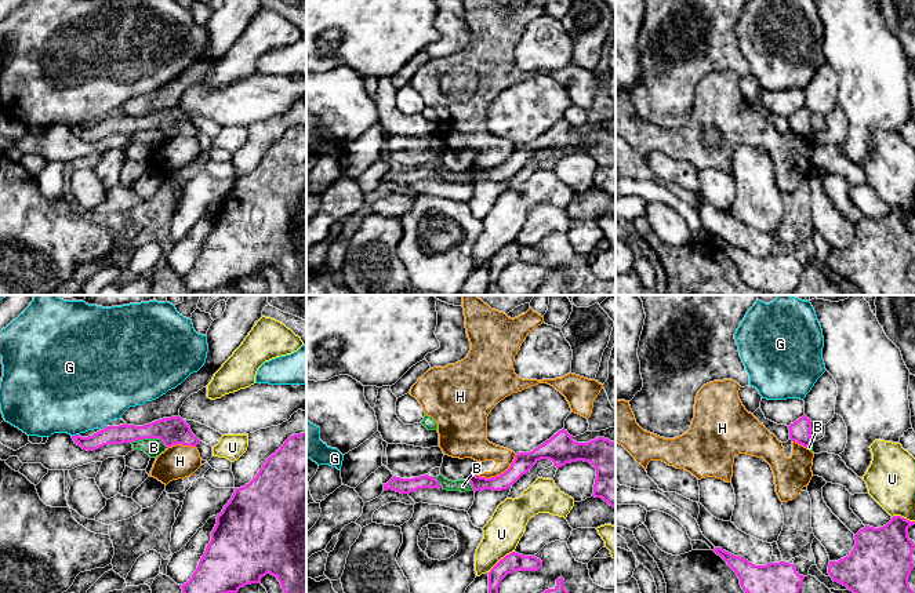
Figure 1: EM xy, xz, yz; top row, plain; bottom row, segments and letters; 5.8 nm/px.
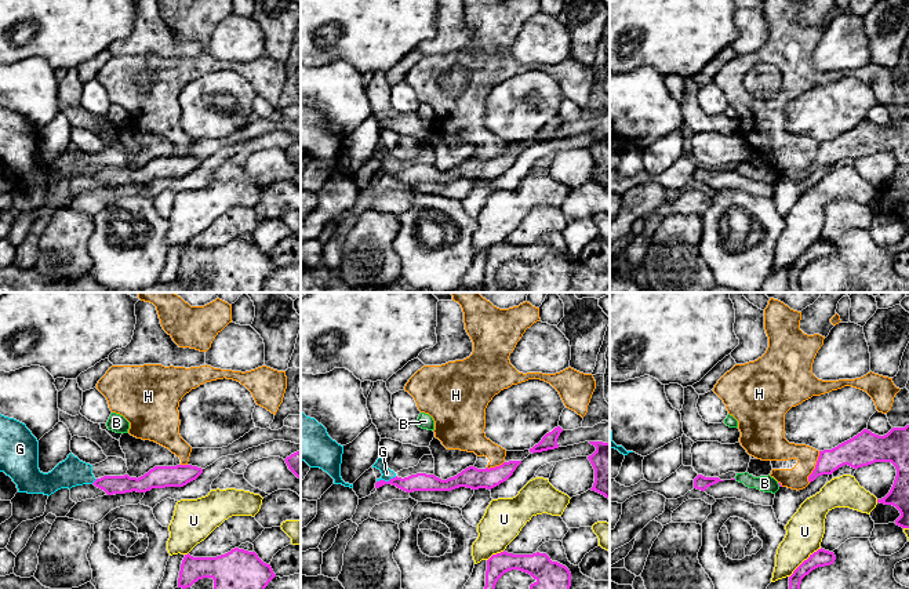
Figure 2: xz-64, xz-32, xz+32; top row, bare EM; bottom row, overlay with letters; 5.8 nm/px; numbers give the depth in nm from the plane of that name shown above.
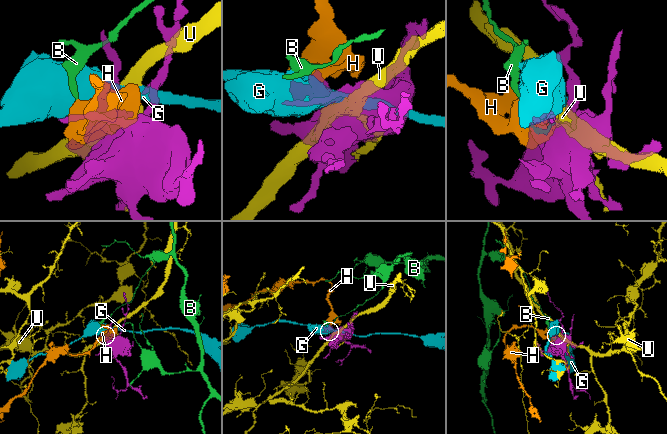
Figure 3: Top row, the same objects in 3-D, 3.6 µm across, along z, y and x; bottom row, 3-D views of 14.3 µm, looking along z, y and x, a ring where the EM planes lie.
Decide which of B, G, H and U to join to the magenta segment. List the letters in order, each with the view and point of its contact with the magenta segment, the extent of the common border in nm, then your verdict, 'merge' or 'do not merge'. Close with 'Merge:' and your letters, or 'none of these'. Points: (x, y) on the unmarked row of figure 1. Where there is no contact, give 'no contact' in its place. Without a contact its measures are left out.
B: xy (149, 128) | 220 nm | do not merge
G: xy (76, 126) | 40 nm | do not merge
H: xz (497, 167) | 280 nm | do not merge
U: xz (500, 251) | 200 nm | do not merge
Merge: none of these

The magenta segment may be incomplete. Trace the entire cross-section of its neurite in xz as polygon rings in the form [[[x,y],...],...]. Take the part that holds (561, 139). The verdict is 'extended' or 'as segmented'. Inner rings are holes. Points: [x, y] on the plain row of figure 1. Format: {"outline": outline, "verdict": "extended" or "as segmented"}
{"outline": [[[564,120],[533,142],[518,143],[509,160],[500,167],[486,170],[472,164],[466,171],[475,183],[502,182],[513,177],[541,150],[552,152],[558,160],[577,152],[589,153],[596,160],[592,188],[602,189],[616,199],[616,134],[604,128],[577,134]]], "verdict": "as segmented"}

